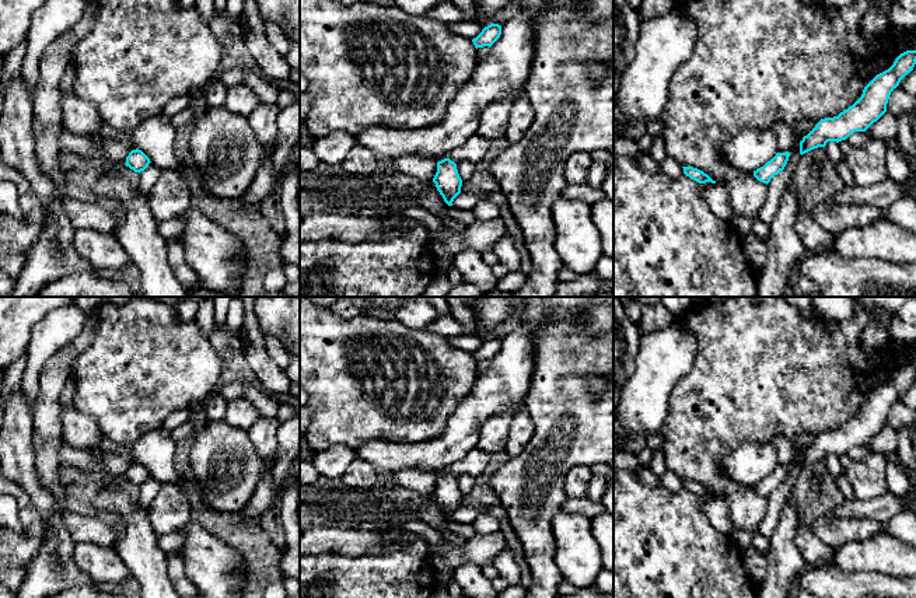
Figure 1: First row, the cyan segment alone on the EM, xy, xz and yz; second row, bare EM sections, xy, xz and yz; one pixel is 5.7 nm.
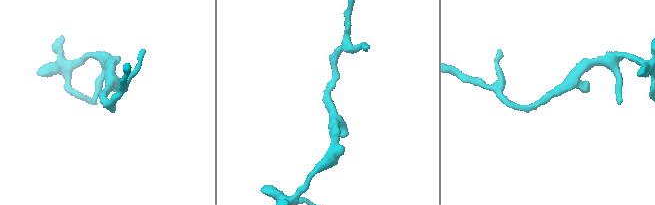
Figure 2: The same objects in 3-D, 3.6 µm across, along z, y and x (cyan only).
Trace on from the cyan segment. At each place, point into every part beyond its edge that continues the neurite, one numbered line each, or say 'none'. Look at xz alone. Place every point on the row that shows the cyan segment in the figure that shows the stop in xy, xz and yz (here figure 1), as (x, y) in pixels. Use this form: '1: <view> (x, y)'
none

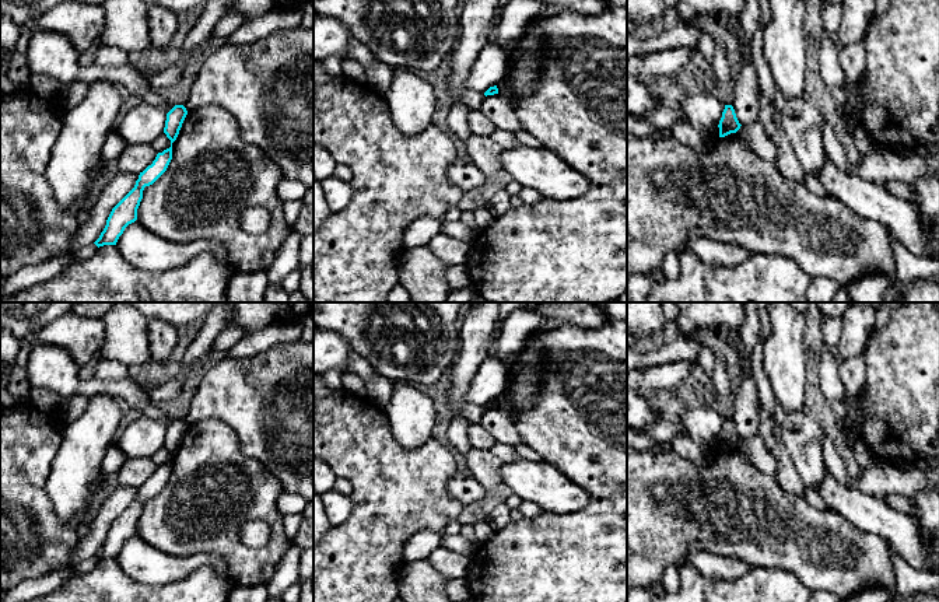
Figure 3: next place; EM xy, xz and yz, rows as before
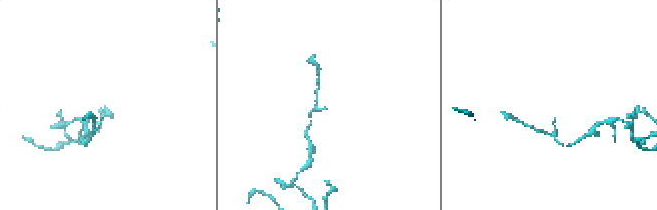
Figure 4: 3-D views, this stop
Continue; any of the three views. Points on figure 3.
none

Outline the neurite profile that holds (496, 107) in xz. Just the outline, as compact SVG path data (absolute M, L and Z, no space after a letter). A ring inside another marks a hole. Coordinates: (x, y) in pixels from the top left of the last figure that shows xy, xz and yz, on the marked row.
M500 94L484 97L480 111L495 125L497 129L511 133L523 130L511 104Z

